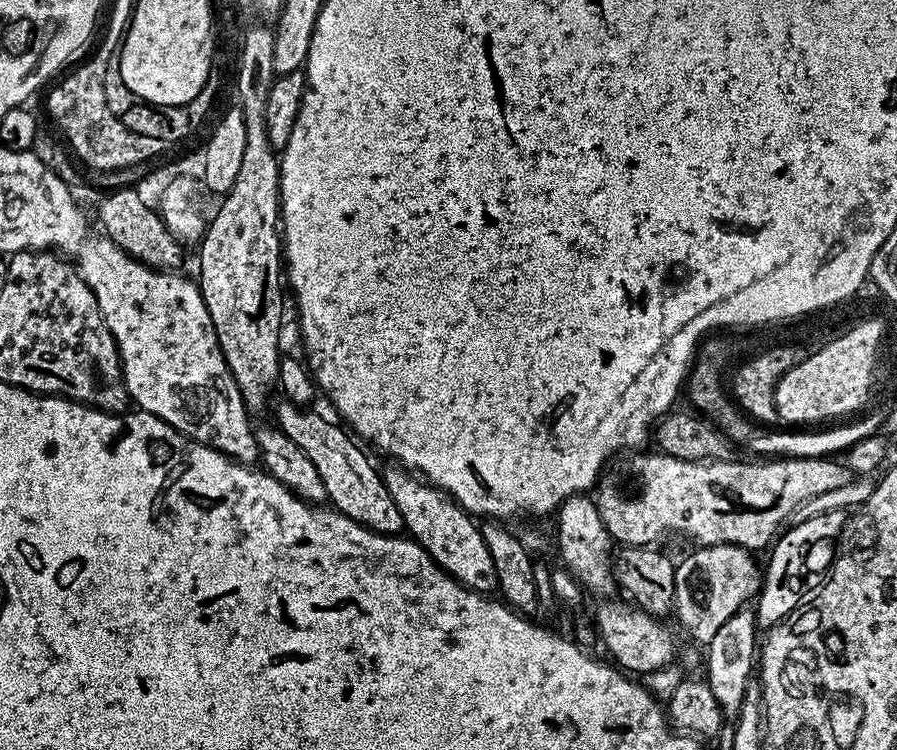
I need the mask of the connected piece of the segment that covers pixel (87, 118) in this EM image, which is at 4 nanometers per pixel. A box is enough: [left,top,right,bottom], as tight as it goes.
[48,44,124,141]

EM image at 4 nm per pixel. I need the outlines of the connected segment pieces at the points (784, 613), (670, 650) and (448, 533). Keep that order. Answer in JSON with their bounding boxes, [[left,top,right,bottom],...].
[[754,512,845,629],[594,602,678,674],[382,467,497,593]]

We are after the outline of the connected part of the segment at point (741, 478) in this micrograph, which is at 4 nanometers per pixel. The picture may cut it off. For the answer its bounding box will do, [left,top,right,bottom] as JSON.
[594,450,854,550]

